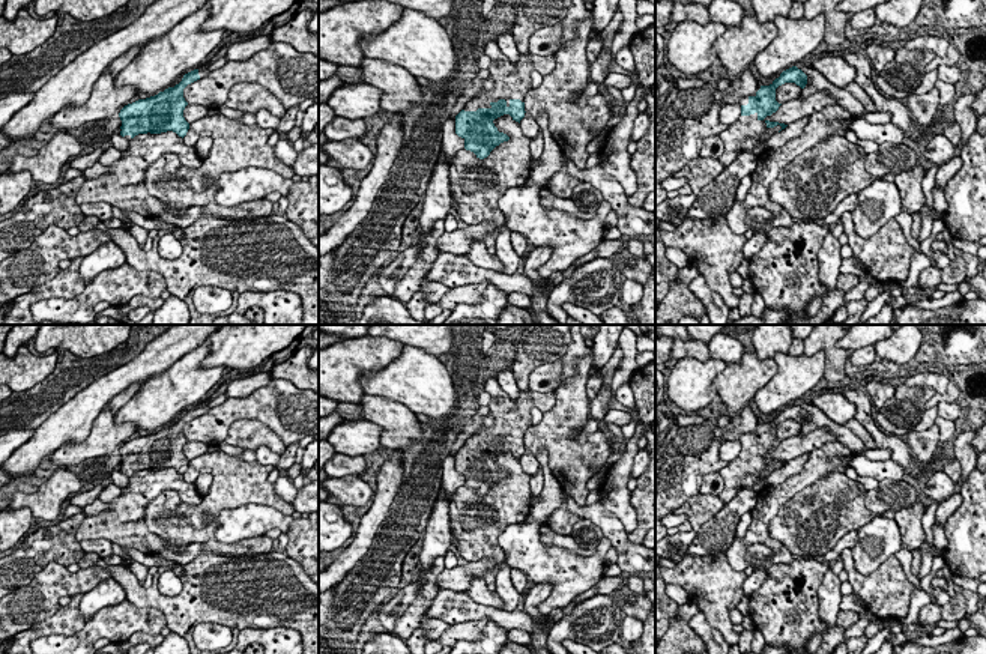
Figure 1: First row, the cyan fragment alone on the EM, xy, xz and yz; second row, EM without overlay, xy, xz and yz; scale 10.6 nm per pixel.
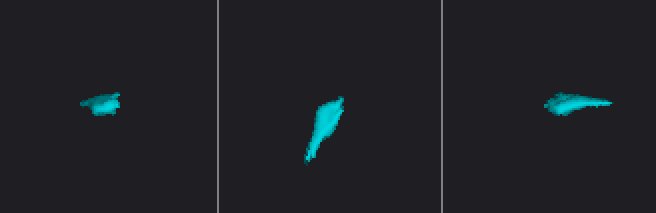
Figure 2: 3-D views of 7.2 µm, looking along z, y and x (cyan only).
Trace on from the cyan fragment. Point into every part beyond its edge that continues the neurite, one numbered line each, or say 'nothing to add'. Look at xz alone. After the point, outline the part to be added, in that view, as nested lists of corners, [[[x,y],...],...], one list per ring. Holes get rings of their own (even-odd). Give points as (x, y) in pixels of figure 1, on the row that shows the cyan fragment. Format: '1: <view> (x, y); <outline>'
1: xz (511, 80); [[[495,41],[485,45],[484,54],[490,57],[491,63],[487,68],[493,81],[493,90],[481,90],[464,104],[464,111],[476,111],[478,108],[491,108],[491,102],[499,99],[507,101],[510,107],[511,99],[525,102],[526,93],[532,89],[531,72],[538,71],[541,75],[549,75],[556,66],[555,56],[534,56],[520,54],[519,62],[513,63],[498,47]]]

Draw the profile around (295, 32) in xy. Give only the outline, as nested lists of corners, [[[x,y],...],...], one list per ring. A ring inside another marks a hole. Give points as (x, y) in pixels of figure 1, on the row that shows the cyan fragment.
[[[314,9],[298,12],[292,20],[278,29],[272,29],[272,42],[284,42],[299,53],[311,53],[319,57],[319,35],[308,30]]]

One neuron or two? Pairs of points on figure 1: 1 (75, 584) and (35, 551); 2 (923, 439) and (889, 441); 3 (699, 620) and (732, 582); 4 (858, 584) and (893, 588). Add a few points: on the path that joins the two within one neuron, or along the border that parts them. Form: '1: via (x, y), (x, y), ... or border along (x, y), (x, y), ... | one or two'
1: border along (66, 566), (48, 563), (24, 585) | two
2: border along (907, 444), (913, 456) | two
3: border along (699, 609), (723, 638) | two
4: via (868, 587), (884, 588) | one

